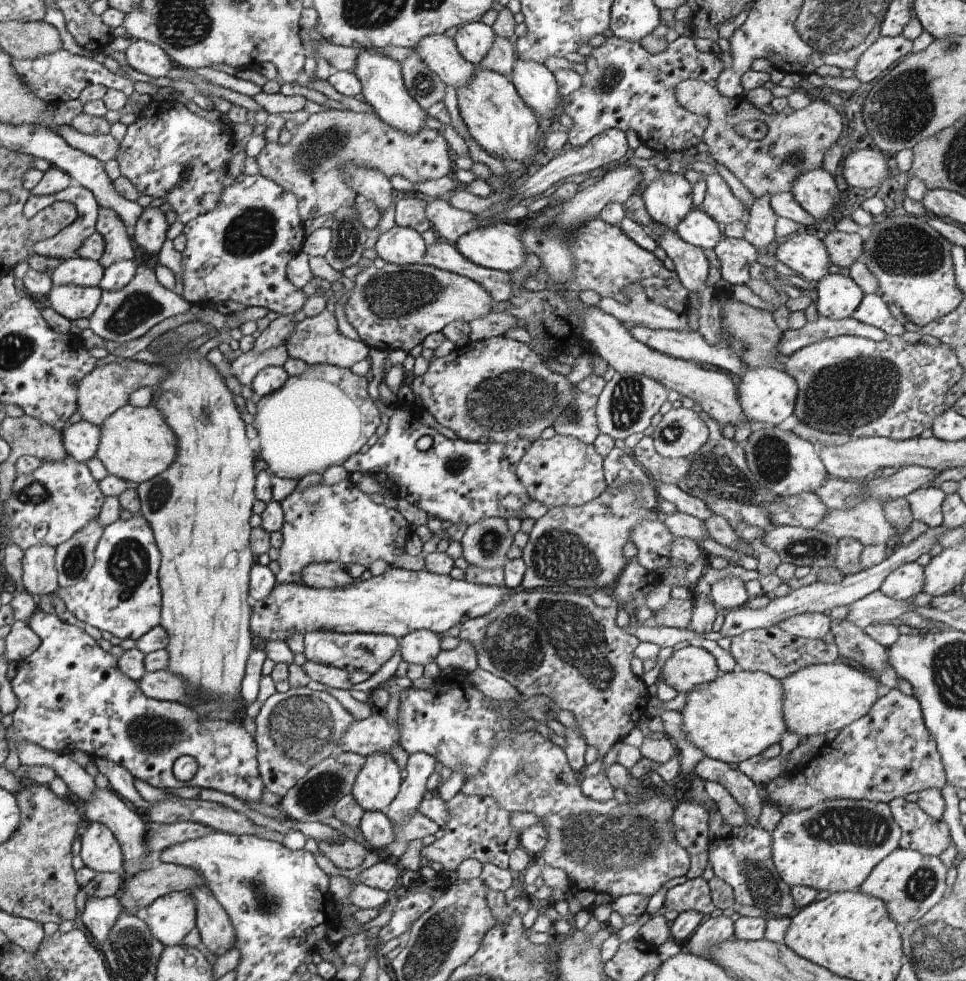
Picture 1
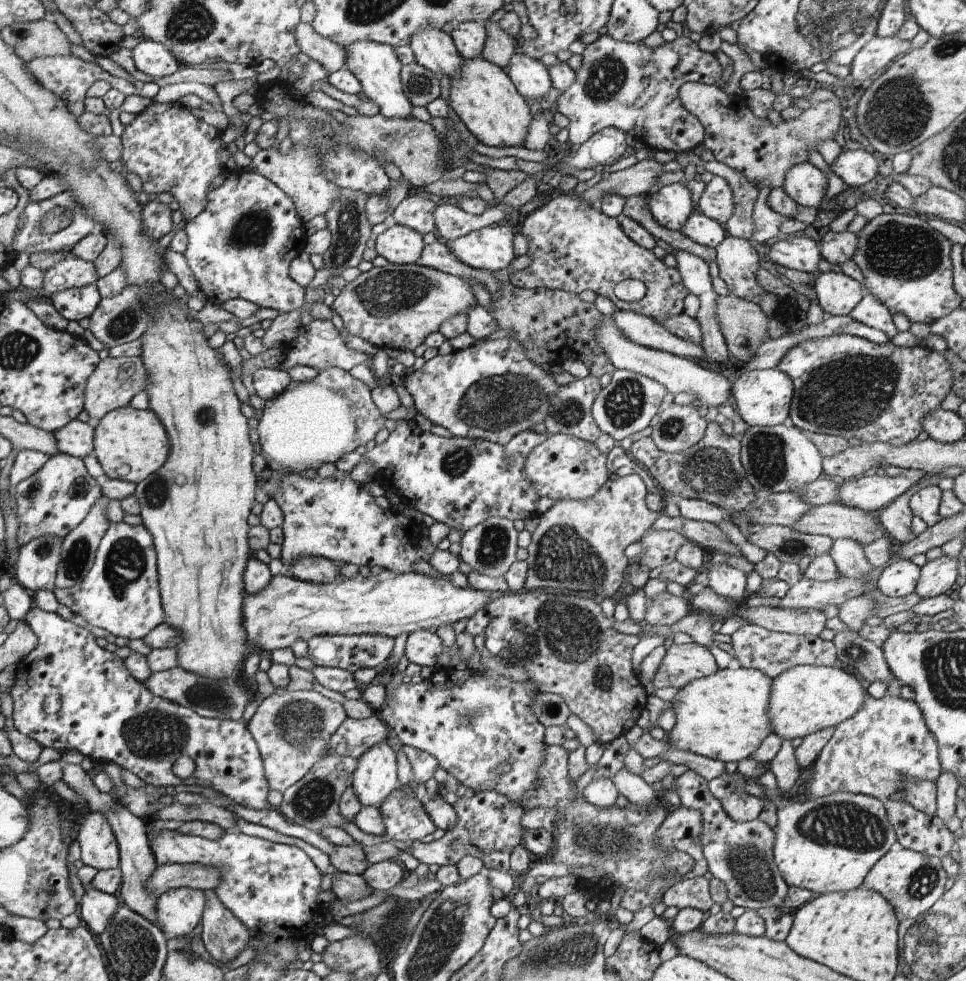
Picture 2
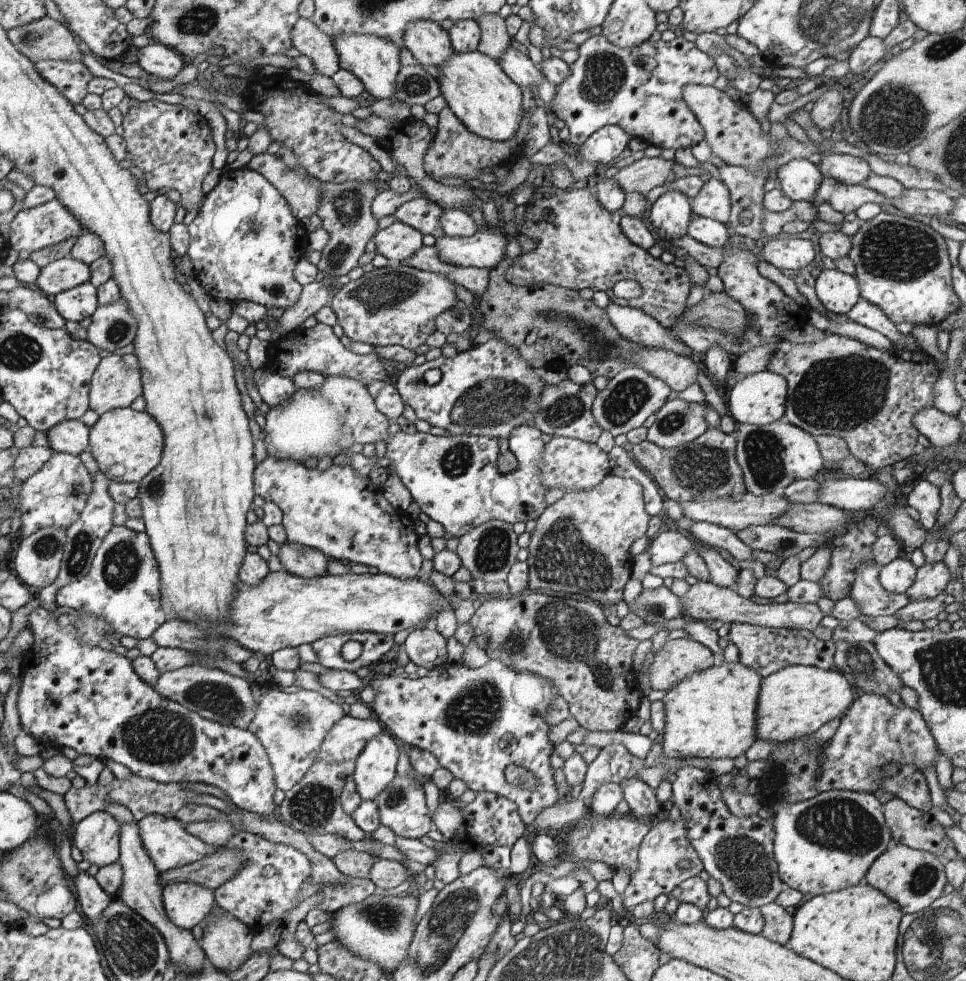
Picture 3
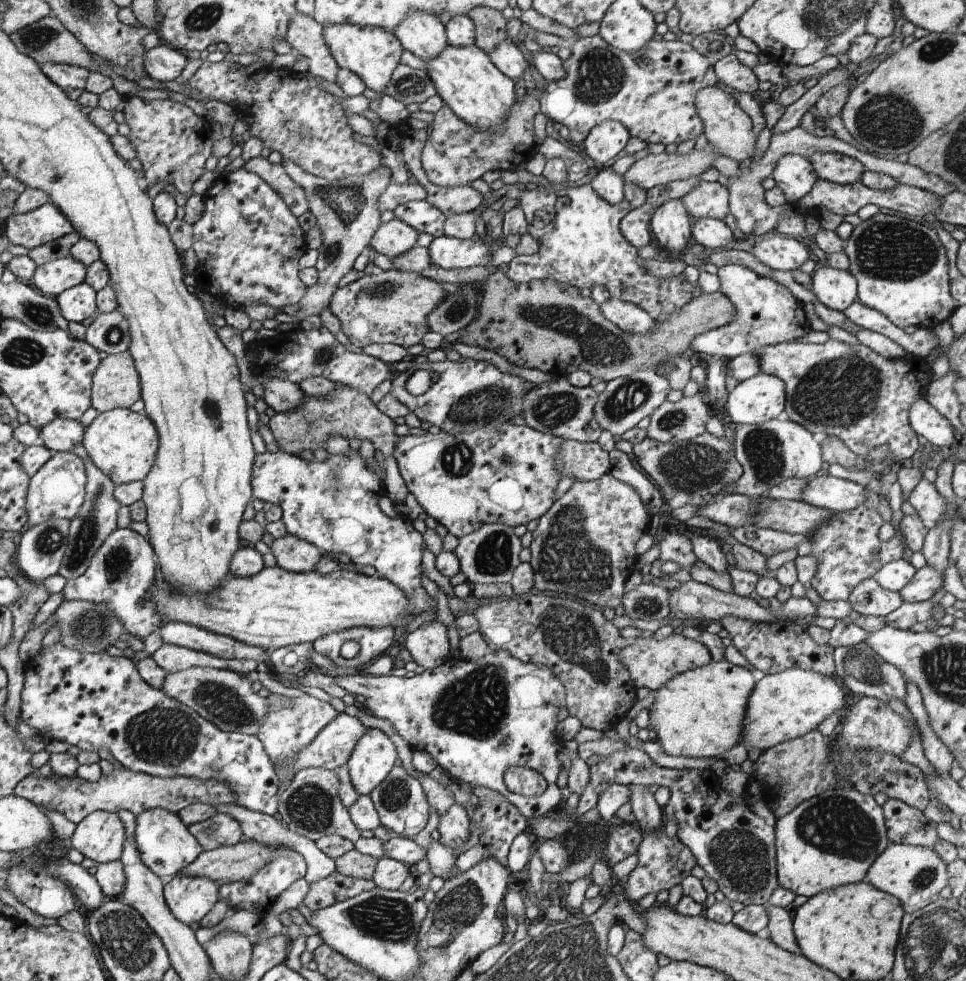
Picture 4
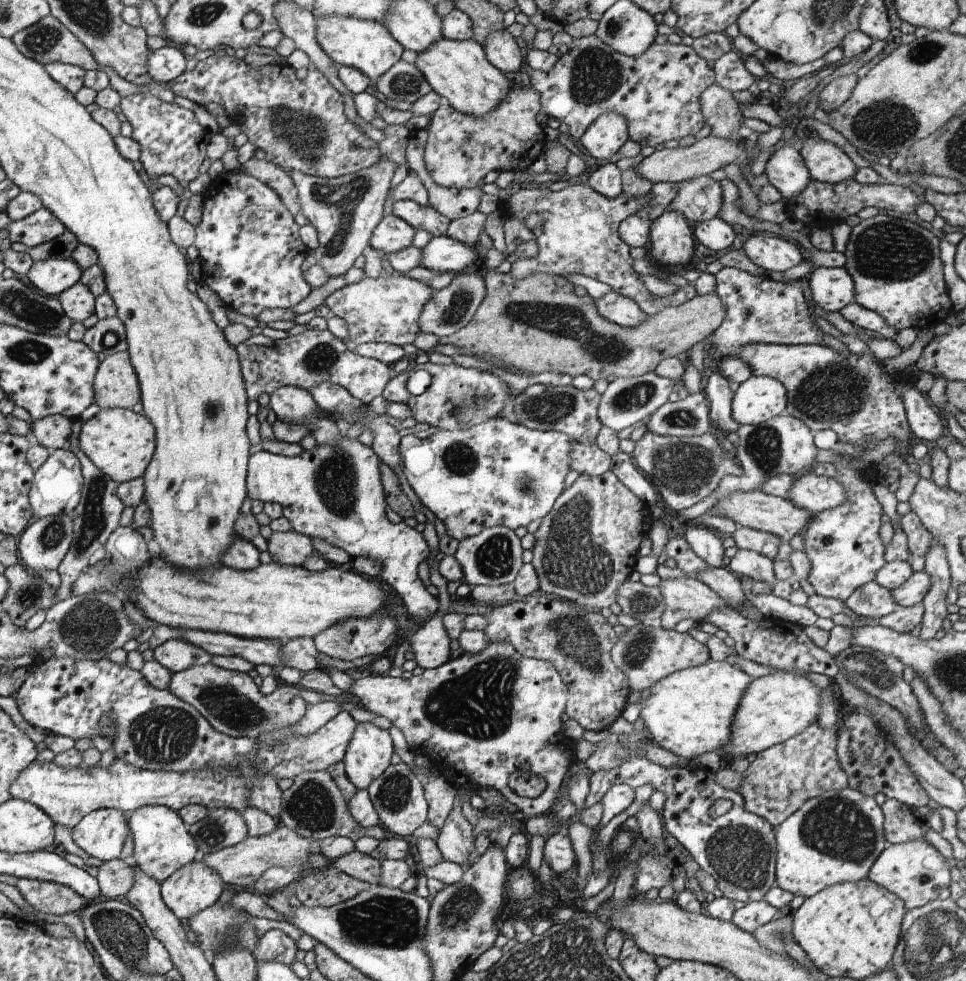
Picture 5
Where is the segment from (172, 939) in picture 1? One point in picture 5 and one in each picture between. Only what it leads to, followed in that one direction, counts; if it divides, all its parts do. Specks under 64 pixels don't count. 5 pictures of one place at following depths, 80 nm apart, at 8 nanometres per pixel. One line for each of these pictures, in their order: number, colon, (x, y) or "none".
2: (179, 911)
3: (186, 903)
4: (190, 898)
5: (195, 886)

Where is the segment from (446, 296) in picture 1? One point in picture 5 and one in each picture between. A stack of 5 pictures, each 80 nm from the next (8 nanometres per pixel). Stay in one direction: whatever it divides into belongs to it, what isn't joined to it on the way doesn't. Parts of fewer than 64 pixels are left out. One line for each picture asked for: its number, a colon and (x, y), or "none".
2: (396, 306)
3: (394, 305)
4: (392, 307)
5: (385, 310)

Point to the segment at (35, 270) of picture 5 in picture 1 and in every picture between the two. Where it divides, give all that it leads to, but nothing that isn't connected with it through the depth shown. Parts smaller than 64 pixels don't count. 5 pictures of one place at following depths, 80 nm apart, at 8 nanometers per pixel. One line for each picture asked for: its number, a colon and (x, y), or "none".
1: (75, 270)
2: (72, 271)
3: (62, 274)
4: (54, 277)

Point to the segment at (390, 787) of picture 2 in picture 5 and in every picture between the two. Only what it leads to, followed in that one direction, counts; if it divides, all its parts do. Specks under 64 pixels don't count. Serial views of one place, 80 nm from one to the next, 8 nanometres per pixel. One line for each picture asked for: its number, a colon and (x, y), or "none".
3: (375, 767)
4: (374, 755)
5: (368, 753)

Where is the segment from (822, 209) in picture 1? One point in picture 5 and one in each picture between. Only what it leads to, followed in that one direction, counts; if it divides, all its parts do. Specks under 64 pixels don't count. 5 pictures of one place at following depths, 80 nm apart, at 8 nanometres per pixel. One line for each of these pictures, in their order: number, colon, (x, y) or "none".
2: (805, 183)
3: (799, 178)
4: (793, 174)
5: (785, 169)

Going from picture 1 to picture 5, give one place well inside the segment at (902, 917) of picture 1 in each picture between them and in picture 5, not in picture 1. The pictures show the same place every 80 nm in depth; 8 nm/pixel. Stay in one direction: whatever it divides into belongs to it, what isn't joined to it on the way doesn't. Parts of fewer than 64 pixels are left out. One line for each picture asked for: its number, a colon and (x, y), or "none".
2: (911, 881)
3: (913, 878)
4: (915, 874)
5: (915, 871)

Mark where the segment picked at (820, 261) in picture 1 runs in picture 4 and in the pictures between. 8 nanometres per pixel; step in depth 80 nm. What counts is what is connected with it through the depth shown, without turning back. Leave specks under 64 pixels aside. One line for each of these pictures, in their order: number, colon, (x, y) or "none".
2: (799, 252)
3: (794, 253)
4: (777, 252)

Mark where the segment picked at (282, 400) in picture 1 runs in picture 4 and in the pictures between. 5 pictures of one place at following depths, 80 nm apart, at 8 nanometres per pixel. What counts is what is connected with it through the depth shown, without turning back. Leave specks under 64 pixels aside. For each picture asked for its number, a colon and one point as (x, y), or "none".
2: (318, 421)
3: (321, 421)
4: (350, 413)

